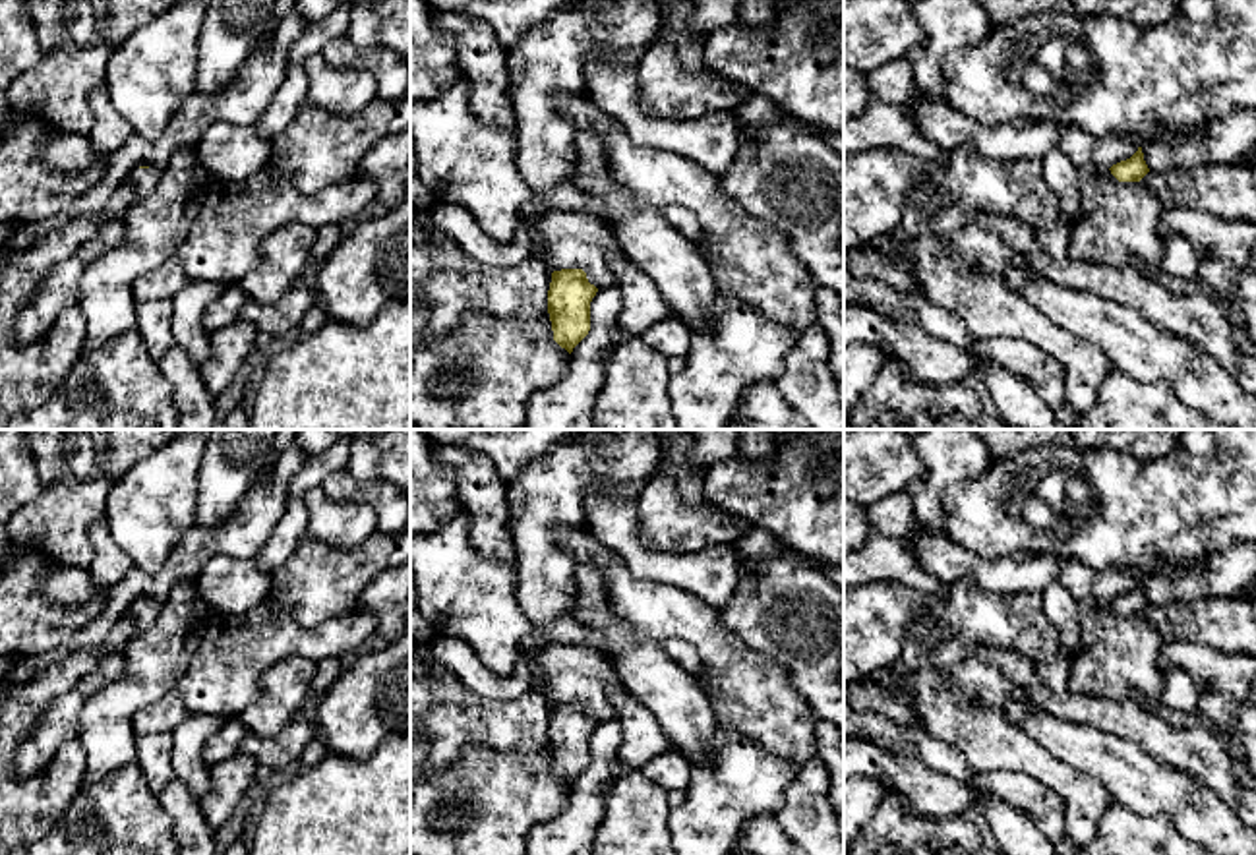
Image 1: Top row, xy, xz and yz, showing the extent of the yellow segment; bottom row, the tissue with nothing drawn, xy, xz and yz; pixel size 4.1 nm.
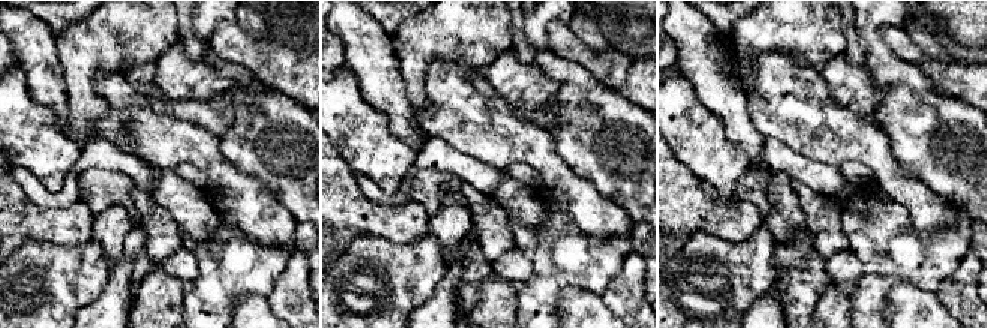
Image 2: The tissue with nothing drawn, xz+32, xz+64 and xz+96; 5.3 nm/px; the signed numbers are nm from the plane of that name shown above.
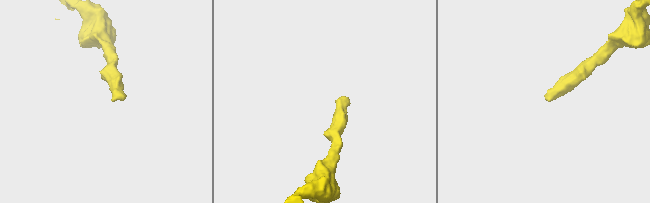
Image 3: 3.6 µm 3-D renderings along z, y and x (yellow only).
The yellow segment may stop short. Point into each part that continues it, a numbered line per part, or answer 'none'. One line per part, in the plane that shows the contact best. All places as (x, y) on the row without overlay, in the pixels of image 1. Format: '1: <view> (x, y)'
1: xy (142, 614)

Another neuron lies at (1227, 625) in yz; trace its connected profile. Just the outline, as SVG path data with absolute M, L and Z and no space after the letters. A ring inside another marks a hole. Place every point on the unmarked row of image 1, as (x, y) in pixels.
M1256 598L1171 600L1148 605L1140 617L1161 633L1163 644L1188 642L1256 656Z

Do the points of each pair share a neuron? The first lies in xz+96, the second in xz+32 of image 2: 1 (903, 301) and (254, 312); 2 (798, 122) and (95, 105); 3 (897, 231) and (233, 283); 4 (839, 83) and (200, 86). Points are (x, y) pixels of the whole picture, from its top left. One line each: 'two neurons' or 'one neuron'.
1: one neuron
2: two neurons
3: one neuron
4: one neuron

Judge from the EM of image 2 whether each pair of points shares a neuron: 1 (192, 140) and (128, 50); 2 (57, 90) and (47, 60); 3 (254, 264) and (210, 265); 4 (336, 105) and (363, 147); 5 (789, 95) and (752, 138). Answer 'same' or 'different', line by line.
1: different
2: same
3: same
4: same
5: different

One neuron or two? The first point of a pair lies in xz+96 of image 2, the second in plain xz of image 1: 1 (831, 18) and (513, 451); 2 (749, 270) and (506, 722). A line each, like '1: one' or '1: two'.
1: two
2: two

